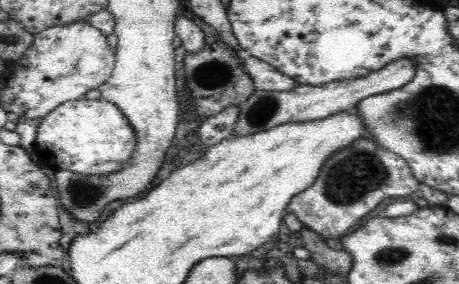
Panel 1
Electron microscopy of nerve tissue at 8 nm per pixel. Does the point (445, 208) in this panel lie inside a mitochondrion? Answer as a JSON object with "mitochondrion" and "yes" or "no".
{"mitochondrion":"no"}

